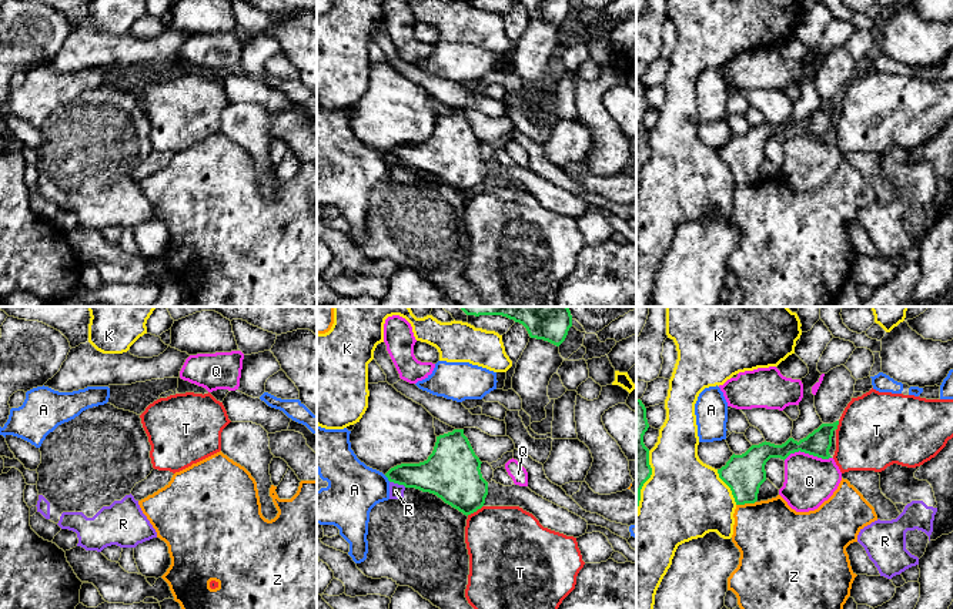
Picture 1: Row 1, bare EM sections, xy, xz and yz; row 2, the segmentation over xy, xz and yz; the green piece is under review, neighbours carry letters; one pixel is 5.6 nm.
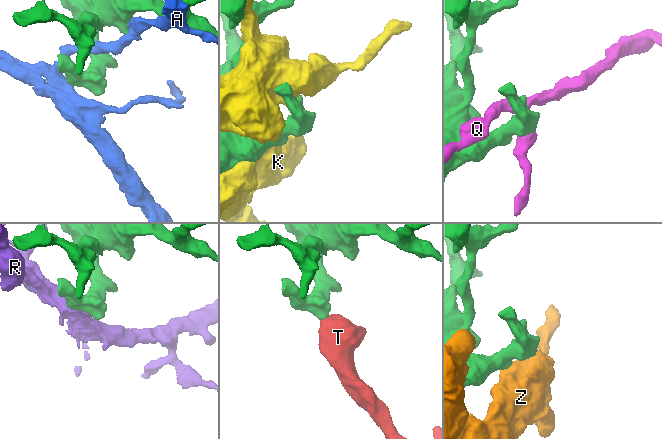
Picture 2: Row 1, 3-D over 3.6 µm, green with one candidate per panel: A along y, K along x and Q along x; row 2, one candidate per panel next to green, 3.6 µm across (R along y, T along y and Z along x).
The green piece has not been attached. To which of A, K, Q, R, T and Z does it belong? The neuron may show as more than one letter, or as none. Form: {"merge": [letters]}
{"merge": ["T"]}

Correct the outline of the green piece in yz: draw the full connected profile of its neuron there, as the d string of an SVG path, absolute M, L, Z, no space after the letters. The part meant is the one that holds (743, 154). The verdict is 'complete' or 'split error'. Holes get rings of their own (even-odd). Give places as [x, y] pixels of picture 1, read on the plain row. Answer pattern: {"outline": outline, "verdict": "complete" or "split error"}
{"outline": "M870 70L852 78L839 101L822 104L799 123L789 118L782 126L762 123L742 135L732 135L718 150L719 158L730 168L736 185L755 184L760 165L766 161L765 145L770 138L786 140L790 134L805 133L822 140L833 138L840 153L882 153L897 144L916 148L934 138L953 118L953 80L926 80L914 76L879 73Z", "verdict": "split error"}

